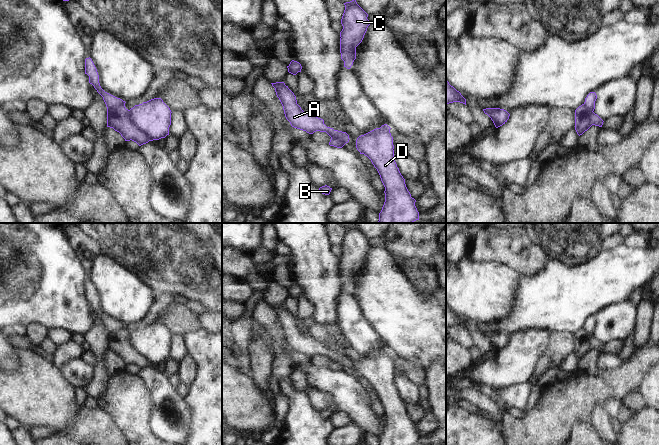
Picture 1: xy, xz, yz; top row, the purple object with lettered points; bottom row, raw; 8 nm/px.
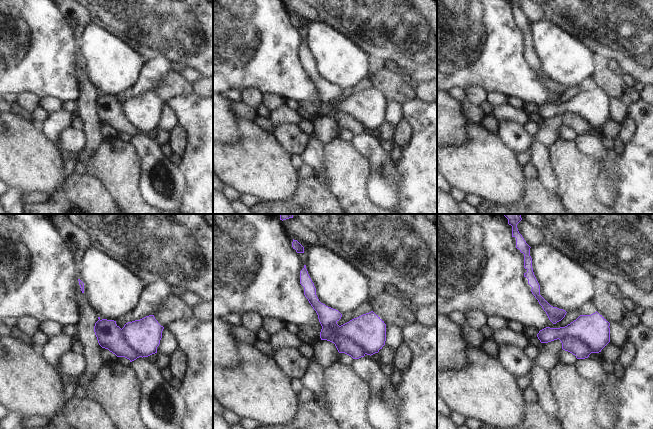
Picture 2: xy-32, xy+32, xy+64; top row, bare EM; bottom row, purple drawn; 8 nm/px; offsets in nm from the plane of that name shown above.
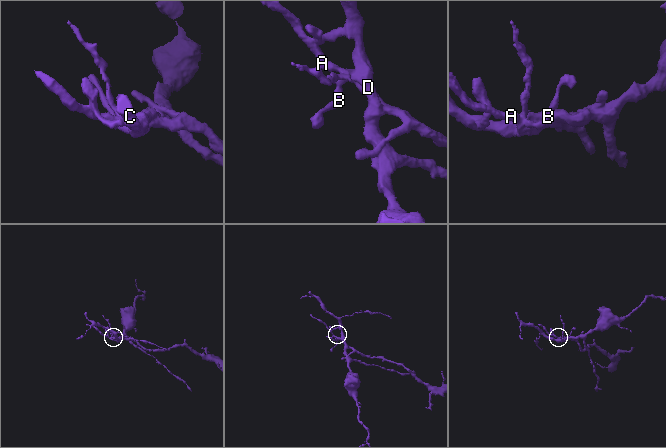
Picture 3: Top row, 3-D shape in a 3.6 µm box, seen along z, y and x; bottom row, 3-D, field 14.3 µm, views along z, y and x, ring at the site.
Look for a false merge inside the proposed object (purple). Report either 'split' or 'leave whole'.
split

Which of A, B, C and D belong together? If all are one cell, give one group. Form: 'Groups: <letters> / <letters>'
Groups: A / B C D

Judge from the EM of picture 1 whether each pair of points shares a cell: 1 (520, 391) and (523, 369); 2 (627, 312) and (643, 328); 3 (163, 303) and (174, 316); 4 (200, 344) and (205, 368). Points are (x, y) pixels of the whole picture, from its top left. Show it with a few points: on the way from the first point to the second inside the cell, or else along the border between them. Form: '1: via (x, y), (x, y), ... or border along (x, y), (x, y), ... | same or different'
1: border along (529, 381), (515, 383), (498, 389) | different
2: border along (637, 308), (637, 319), (633, 332) | different
3: border along (175, 303), (167, 308), (159, 321) | different
4: via (205, 350), (205, 362) | same

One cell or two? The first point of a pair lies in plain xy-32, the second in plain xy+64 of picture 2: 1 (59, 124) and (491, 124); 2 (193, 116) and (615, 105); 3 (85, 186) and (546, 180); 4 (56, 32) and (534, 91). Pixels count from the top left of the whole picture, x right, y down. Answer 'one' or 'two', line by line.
1: two
2: two
3: two
4: one

